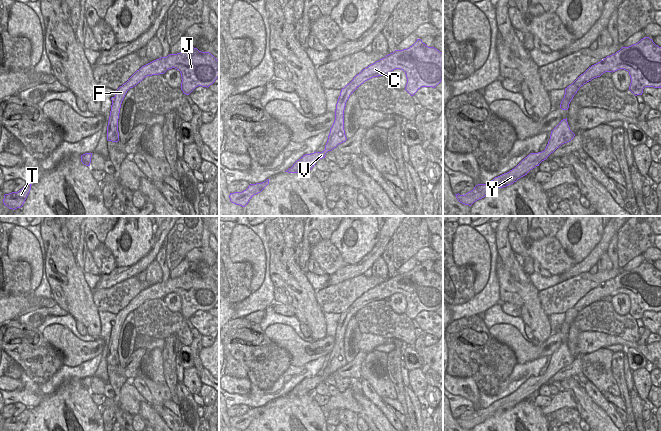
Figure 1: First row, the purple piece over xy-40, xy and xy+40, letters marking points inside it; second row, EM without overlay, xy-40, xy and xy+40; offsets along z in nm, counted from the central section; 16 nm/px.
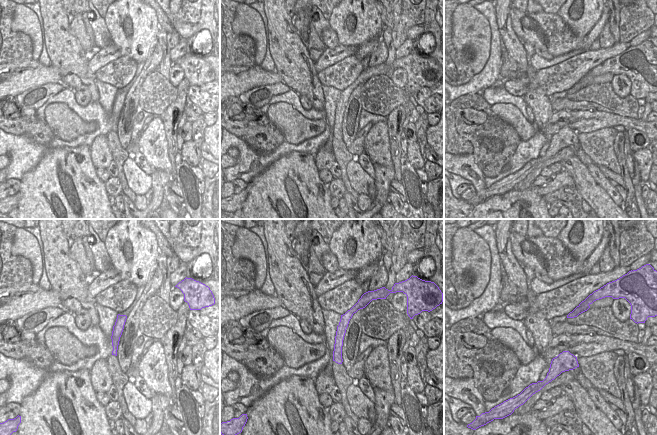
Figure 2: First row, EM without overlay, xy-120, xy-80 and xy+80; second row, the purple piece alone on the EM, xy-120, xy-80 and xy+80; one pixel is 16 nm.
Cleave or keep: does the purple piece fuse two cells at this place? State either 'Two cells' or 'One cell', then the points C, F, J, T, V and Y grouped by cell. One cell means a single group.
One cell. Groups: C F J T V Y.

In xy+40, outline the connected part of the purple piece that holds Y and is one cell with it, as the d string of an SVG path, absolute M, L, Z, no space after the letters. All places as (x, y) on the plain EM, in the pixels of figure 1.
M567 342L561 346L551 355L550 363L544 375L538 377L530 377L525 381L514 393L495 401L487 408L478 408L474 413L465 419L455 418L458 425L462 428L471 430L474 426L484 422L487 418L493 416L496 412L503 412L513 408L521 401L539 390L539 388L546 384L547 381L553 377L562 368L571 365L575 358L570 354Z

